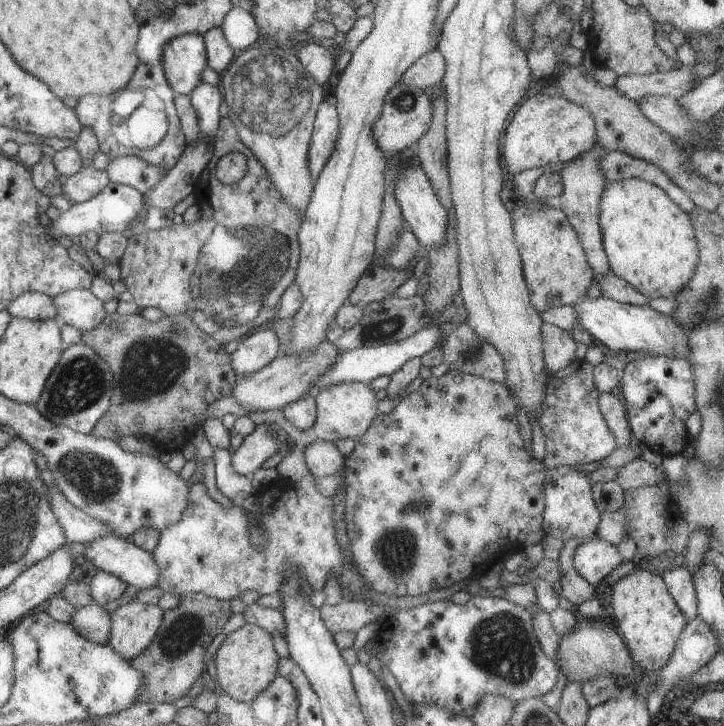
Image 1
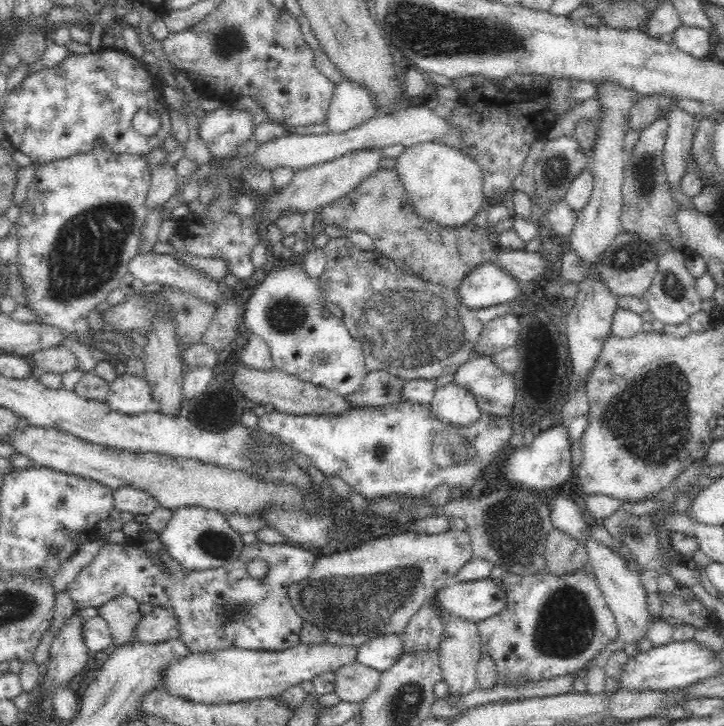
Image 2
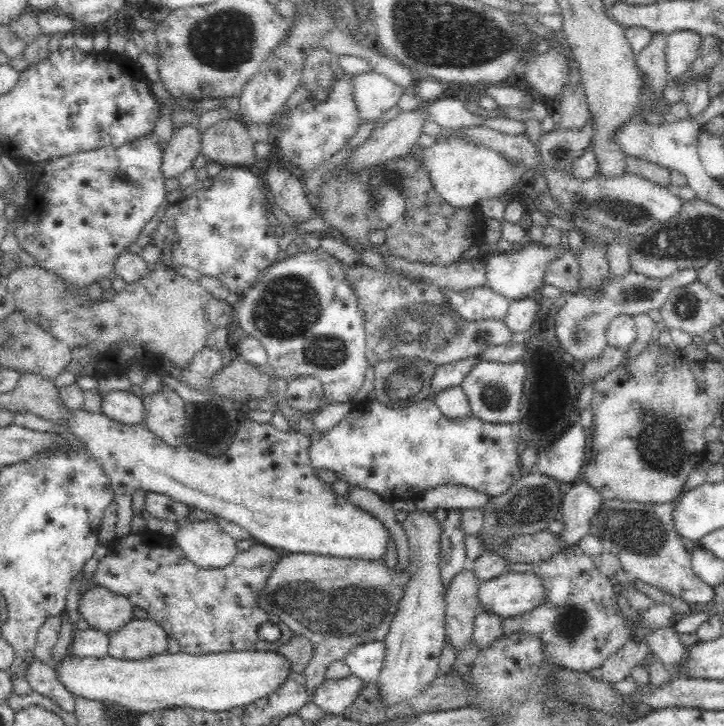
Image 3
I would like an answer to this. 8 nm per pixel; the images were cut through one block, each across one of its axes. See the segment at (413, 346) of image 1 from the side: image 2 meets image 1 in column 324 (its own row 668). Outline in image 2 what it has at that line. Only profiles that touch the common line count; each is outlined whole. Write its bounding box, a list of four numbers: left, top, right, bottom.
[355,634,402,673]

